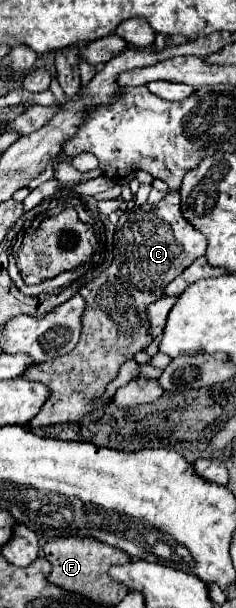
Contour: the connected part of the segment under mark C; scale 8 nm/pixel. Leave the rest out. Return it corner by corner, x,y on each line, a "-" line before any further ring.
167,190
155,204
145,202
121,212
113,246
113,264
79,290
87,304
81,320
83,332
79,344
67,356
37,364
23,374
25,378
43,382
51,388
47,404
43,404
41,412
27,424
29,430
75,422
91,412
89,400
105,392
105,386
117,376
125,360
151,344
153,338
147,334
147,306
159,300
163,288
195,258
205,254
207,240
181,216
179,192

